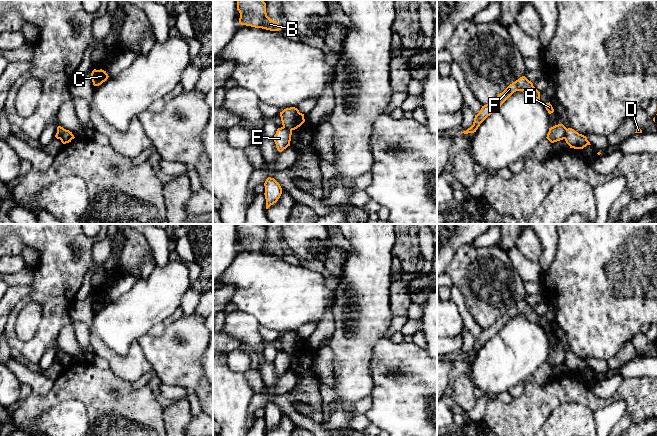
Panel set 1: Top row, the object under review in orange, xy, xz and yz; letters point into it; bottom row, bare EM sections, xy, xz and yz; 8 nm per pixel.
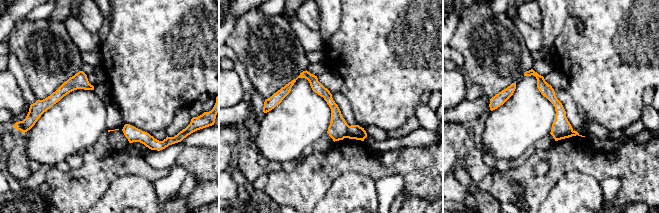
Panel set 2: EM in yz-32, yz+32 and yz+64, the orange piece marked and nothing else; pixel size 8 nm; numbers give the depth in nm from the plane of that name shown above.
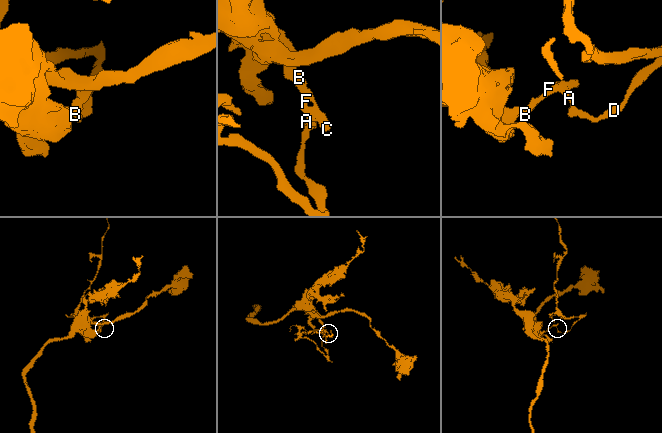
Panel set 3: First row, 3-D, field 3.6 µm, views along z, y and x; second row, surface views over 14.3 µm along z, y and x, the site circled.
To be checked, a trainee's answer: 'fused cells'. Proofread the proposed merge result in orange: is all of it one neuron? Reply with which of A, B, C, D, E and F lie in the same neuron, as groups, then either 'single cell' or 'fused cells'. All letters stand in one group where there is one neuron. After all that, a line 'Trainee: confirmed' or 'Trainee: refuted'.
A B C F / D E | fused cells
Trainee: confirmed

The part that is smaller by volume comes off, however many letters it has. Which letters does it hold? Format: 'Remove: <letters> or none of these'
Remove: D, E

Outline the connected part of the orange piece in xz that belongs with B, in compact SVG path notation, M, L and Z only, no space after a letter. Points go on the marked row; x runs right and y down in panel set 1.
M237 0L237 10L240 13L239 23L241 25L270 31L281 30L278 22L267 16L266 3L263 0Z

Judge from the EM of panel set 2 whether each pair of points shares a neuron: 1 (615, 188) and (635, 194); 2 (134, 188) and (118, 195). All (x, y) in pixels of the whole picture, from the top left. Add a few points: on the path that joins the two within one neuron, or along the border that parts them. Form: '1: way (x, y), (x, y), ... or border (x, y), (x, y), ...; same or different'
1: border (623, 180), (617, 177), (607, 177), (599, 182); different
2: way (130, 191), (122, 191); same

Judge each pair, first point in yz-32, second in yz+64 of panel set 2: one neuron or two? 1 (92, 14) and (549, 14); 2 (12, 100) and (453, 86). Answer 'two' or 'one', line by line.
1: two
2: one

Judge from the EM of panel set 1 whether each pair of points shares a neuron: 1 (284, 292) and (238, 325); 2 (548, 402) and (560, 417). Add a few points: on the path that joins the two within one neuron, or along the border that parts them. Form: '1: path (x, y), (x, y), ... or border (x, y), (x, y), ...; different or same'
1: border (237, 309), (251, 314), (260, 324); different
2: border (577, 404), (560, 404), (542, 425); different

